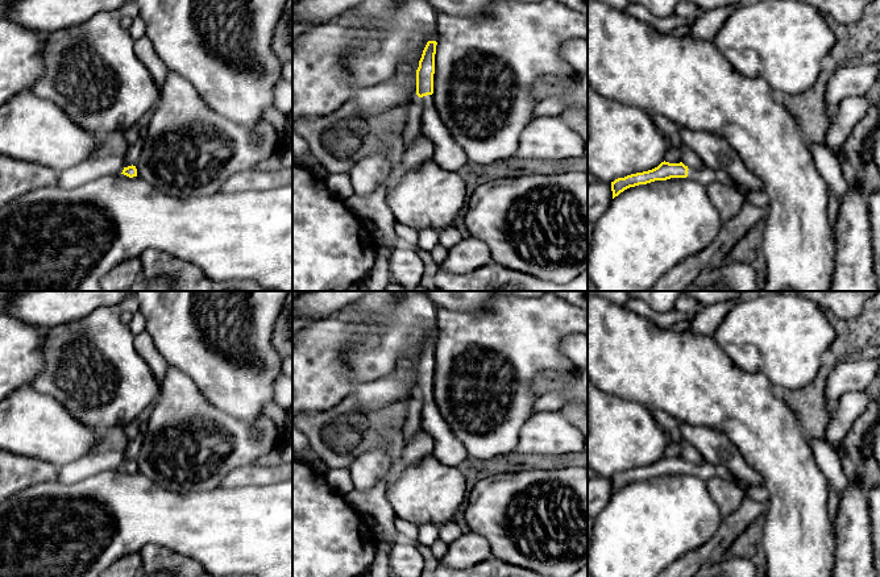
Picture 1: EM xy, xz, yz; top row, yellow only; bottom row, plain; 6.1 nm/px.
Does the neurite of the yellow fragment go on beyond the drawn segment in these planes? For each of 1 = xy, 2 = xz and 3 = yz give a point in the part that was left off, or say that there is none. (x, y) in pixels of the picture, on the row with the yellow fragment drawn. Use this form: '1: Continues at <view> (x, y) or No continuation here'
1: No continuation here
2: Continues at xz (448, 154)
3: Continues at yz (706, 175)

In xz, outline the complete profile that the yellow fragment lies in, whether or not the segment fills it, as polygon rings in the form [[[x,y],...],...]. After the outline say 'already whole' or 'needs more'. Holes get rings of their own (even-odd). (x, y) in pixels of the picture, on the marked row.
[[[436,41],[427,42],[416,70],[416,95],[424,104],[420,129],[422,134],[433,144],[435,153],[432,161],[444,170],[458,171],[469,162],[468,155],[440,120],[433,104],[436,45]]] | needs more

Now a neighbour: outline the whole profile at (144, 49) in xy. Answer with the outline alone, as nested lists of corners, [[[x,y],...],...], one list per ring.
[[[145,36],[140,40],[133,41],[133,50],[144,66],[149,70],[158,90],[165,84],[169,69],[161,61],[154,50],[154,45]]]

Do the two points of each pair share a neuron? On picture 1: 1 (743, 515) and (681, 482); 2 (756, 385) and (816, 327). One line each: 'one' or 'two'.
1: two
2: two

